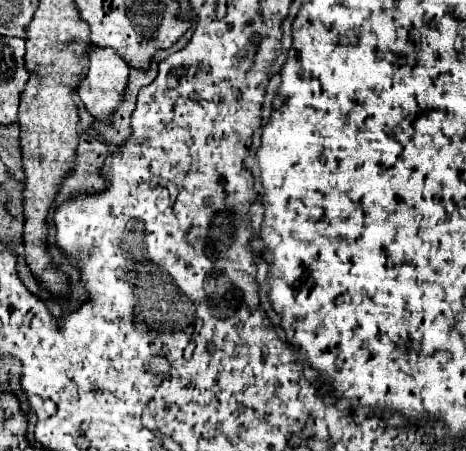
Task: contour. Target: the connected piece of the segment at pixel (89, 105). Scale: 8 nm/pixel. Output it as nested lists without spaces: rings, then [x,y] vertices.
[[[90,46],[84,58],[88,60],[88,72],[86,72],[86,78],[80,80],[80,84],[78,84],[78,94],[80,94],[86,110],[92,116],[110,122],[112,112],[118,108],[120,96],[122,96],[126,82],[128,82],[128,64],[112,48]]]

